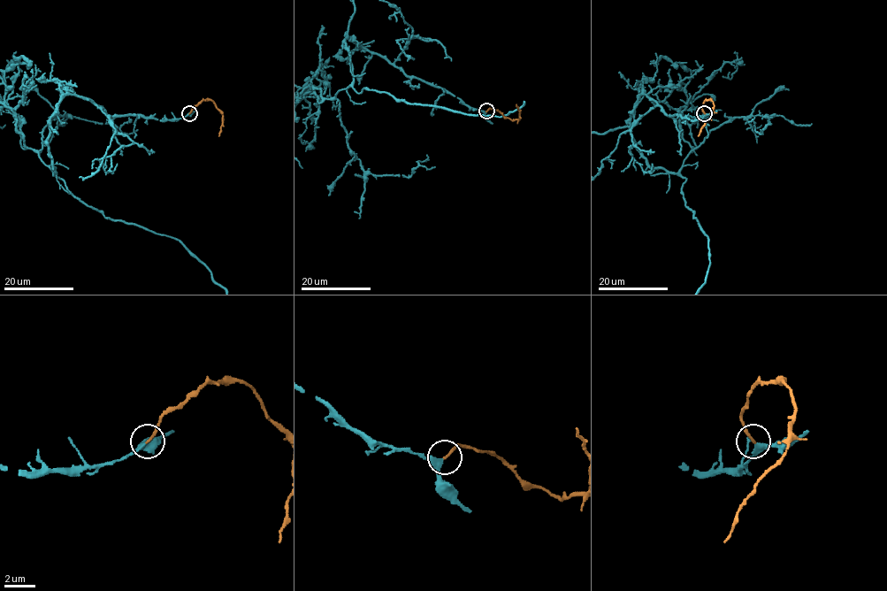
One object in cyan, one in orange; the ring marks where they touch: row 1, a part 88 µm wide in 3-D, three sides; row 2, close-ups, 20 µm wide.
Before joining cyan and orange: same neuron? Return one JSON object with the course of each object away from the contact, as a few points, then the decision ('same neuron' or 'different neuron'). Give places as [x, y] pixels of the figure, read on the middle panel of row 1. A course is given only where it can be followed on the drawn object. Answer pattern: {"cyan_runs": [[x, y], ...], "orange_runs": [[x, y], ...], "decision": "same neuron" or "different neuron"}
{"orange_runs": [[486, 111], [490, 108], [498, 110], [515, 120], [519, 118], [516, 104]], "decision": "same neuron"}

